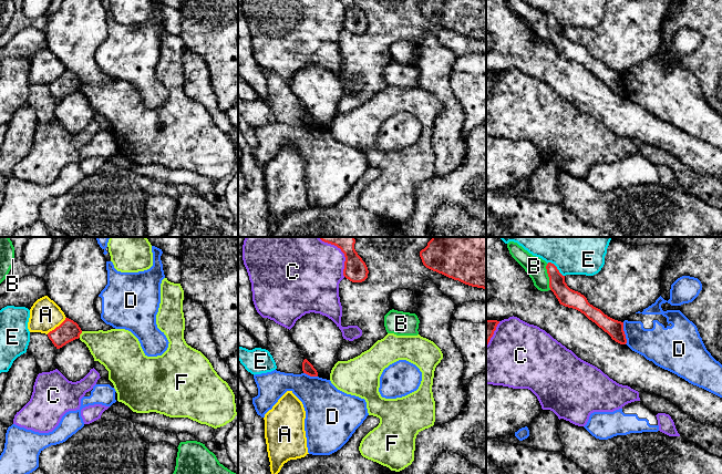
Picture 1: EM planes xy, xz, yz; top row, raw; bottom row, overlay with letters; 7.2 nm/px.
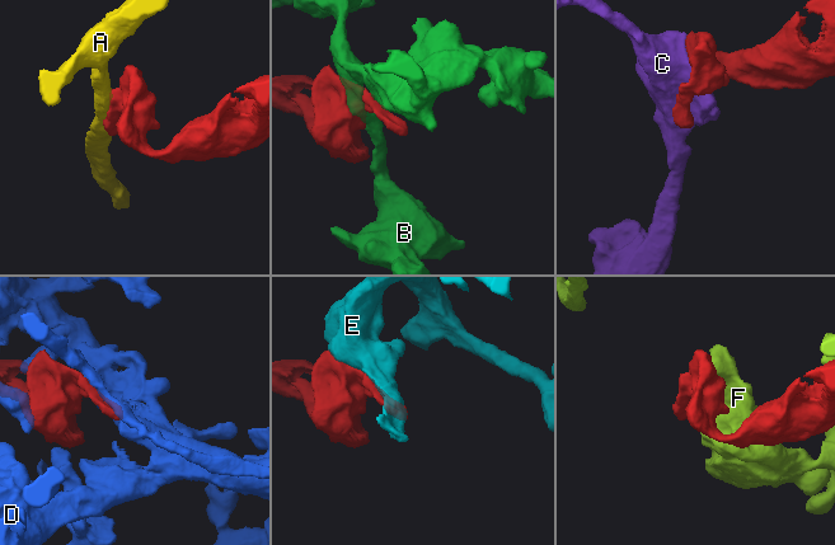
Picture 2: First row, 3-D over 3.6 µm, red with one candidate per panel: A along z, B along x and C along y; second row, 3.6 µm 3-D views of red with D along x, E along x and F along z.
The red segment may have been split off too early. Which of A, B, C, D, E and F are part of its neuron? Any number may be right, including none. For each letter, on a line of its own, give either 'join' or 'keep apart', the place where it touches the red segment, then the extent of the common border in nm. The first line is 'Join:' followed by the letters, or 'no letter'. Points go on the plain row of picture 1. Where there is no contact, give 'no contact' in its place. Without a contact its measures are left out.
Join: no letter
A: keep apart | xy (57, 79) | 190 nm
B: keep apart | yz (548, 28) | 190 nm
C: keep apart | xz (344, 14) | 220 nm
D: keep apart | yz (623, 85) | 160 nm
E: keep apart | yz (556, 19) | 160 nm
F: keep apart | xy (80, 85) | 50 nm

